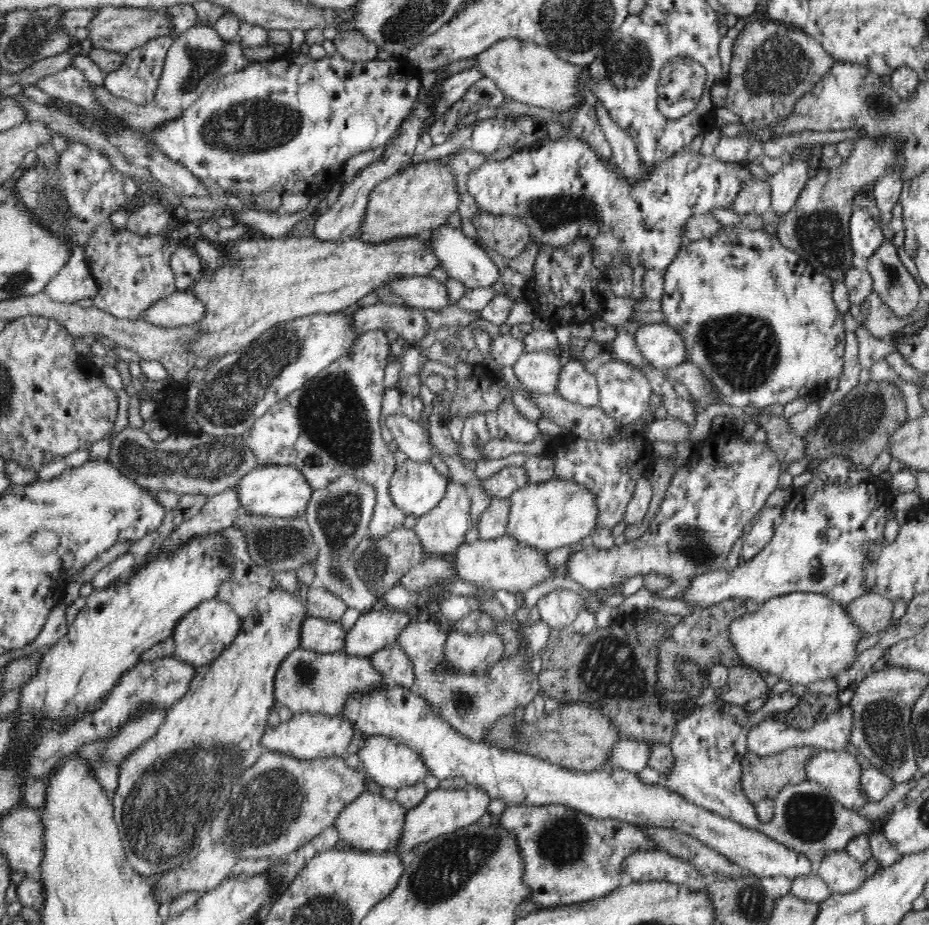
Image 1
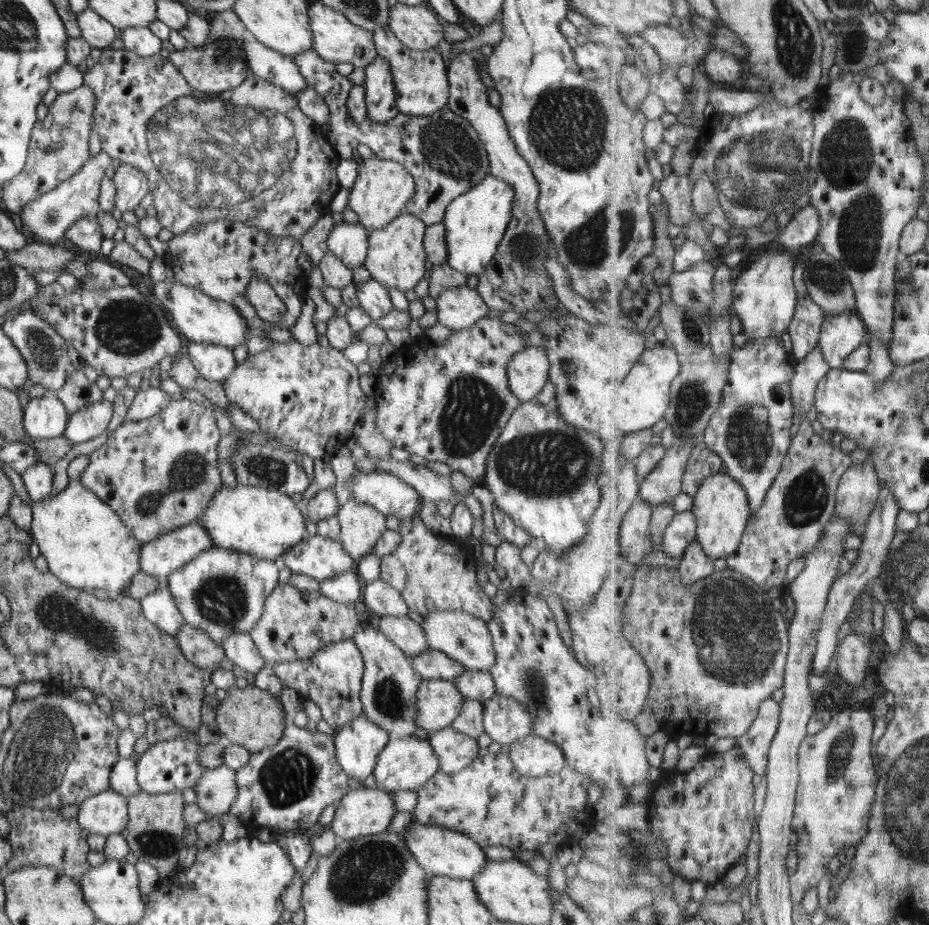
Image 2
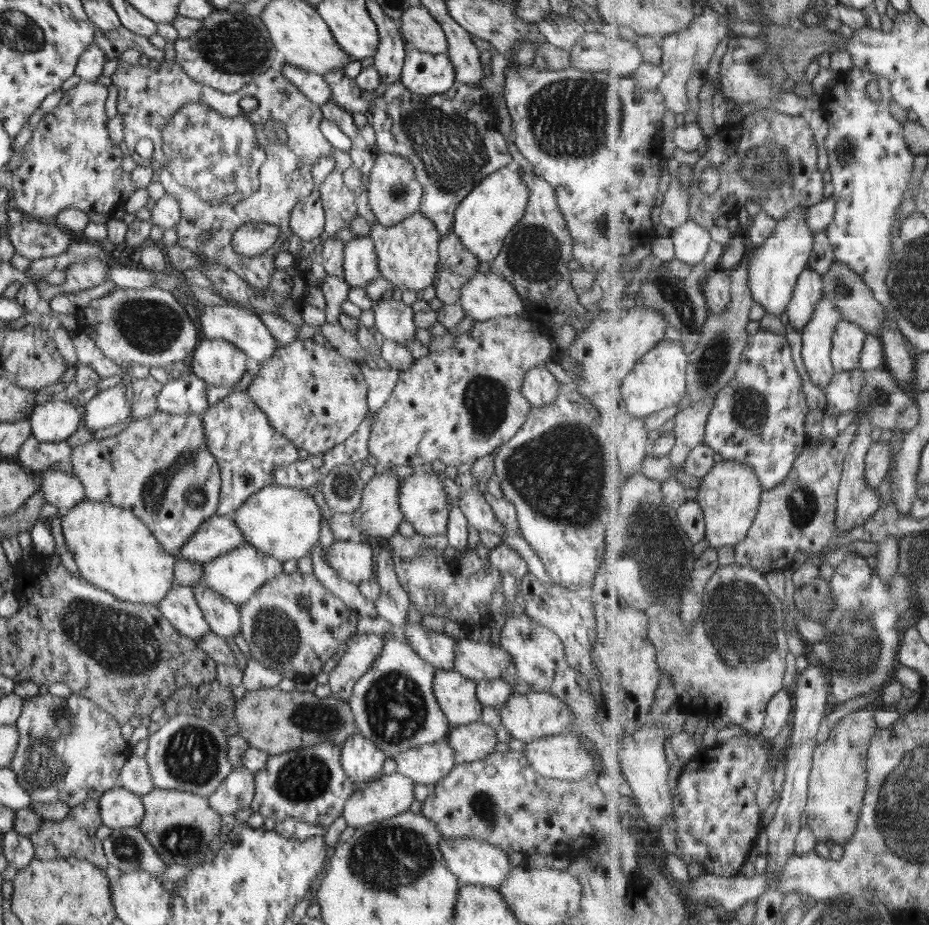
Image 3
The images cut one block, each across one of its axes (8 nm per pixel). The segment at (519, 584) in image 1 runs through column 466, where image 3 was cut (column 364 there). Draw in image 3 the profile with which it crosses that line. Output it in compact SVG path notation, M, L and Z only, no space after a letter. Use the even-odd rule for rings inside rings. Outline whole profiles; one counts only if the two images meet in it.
M357 538L335 540L325 551L325 559L342 578L354 584L376 576L375 548L371 544L361 543Z

